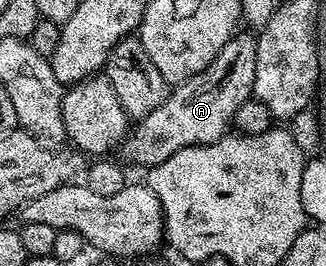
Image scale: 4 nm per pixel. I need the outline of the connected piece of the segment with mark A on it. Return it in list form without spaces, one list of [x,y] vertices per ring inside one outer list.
[[[251,32],[246,33],[232,34],[225,44],[225,48],[221,48],[221,52],[217,52],[215,59],[205,69],[197,72],[197,76],[178,83],[168,93],[165,104],[161,104],[161,108],[153,108],[153,112],[149,112],[149,116],[138,119],[130,127],[127,137],[123,140],[123,145],[117,150],[117,154],[120,154],[118,157],[124,163],[132,162],[135,166],[150,168],[169,160],[169,156],[173,156],[173,152],[181,152],[181,148],[213,144],[229,133],[235,121],[237,108],[241,108],[241,104],[245,104],[245,100],[249,100],[255,93],[253,80],[257,72],[256,35]]]

